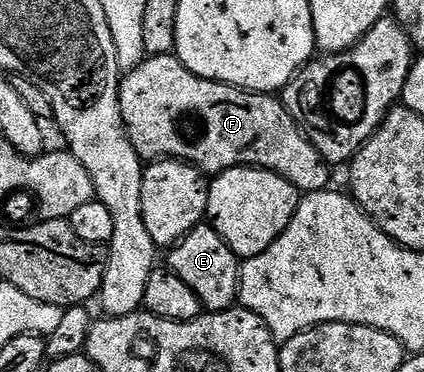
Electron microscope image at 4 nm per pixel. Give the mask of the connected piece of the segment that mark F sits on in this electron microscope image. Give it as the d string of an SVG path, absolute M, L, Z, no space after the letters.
M147 56L138 64L138 66L129 70L129 72L121 78L118 87L118 102L120 103L120 111L122 112L122 121L126 124L126 134L128 135L128 139L132 143L132 147L136 147L138 156L142 158L143 162L153 163L163 159L185 161L186 164L196 166L201 173L207 175L217 175L224 171L228 171L229 169L240 169L243 167L267 169L273 173L280 174L284 179L288 179L288 183L292 183L303 194L319 193L320 190L327 188L327 186L331 184L331 166L327 165L326 162L322 160L322 157L316 151L314 144L306 138L301 127L295 123L294 117L277 96L268 93L252 93L249 89L237 89L235 85L225 85L219 81L209 81L208 79L204 79L200 75L188 71L188 67L184 67L184 63L180 63L177 56Z

